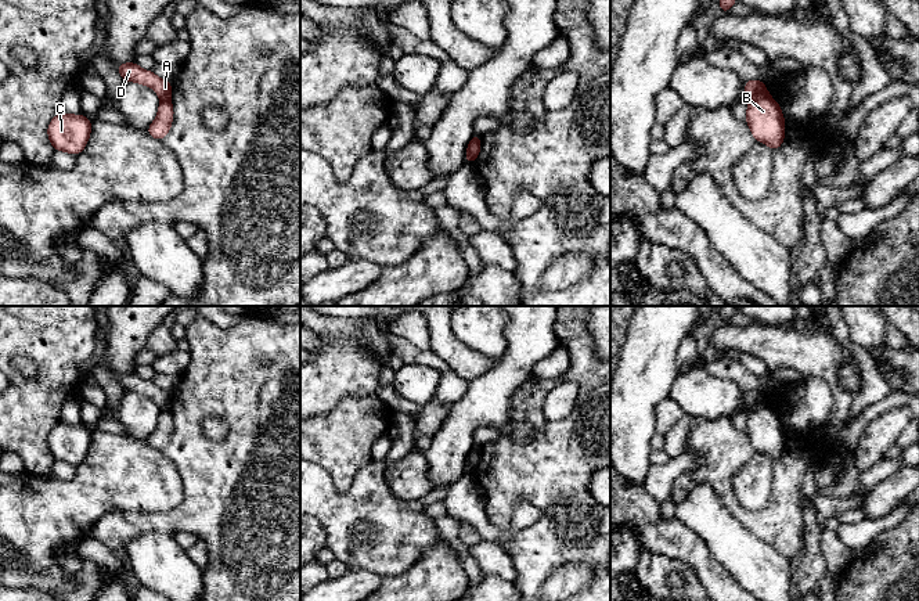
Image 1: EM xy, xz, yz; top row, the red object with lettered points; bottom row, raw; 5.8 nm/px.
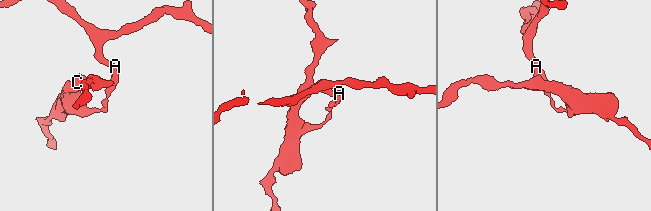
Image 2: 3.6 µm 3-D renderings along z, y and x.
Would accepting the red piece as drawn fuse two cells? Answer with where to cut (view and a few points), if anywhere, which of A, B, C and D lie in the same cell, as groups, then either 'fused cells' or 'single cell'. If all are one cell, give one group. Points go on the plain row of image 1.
cut in yz along (767, 403), (749, 410); A D / B C; fused cells

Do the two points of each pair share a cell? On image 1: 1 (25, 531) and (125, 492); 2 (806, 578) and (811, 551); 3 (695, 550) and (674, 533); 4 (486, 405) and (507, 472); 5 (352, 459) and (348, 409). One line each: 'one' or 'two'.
1: one
2: one
3: one
4: two
5: one

